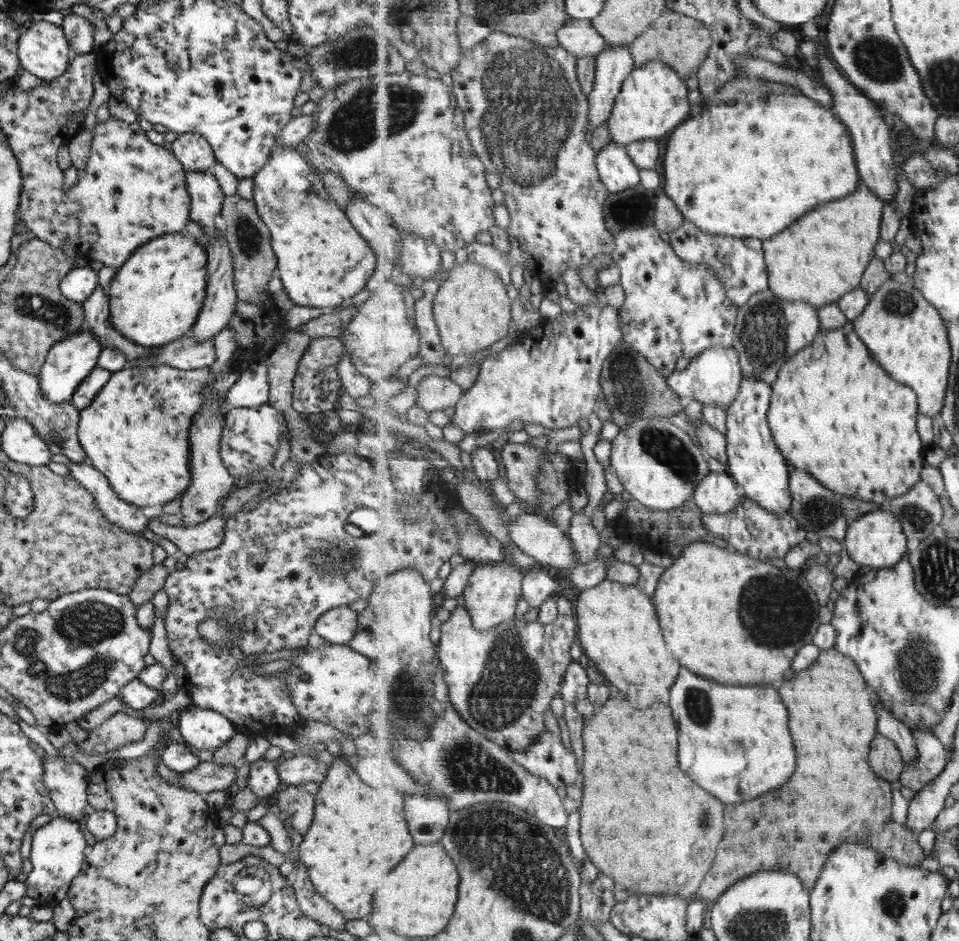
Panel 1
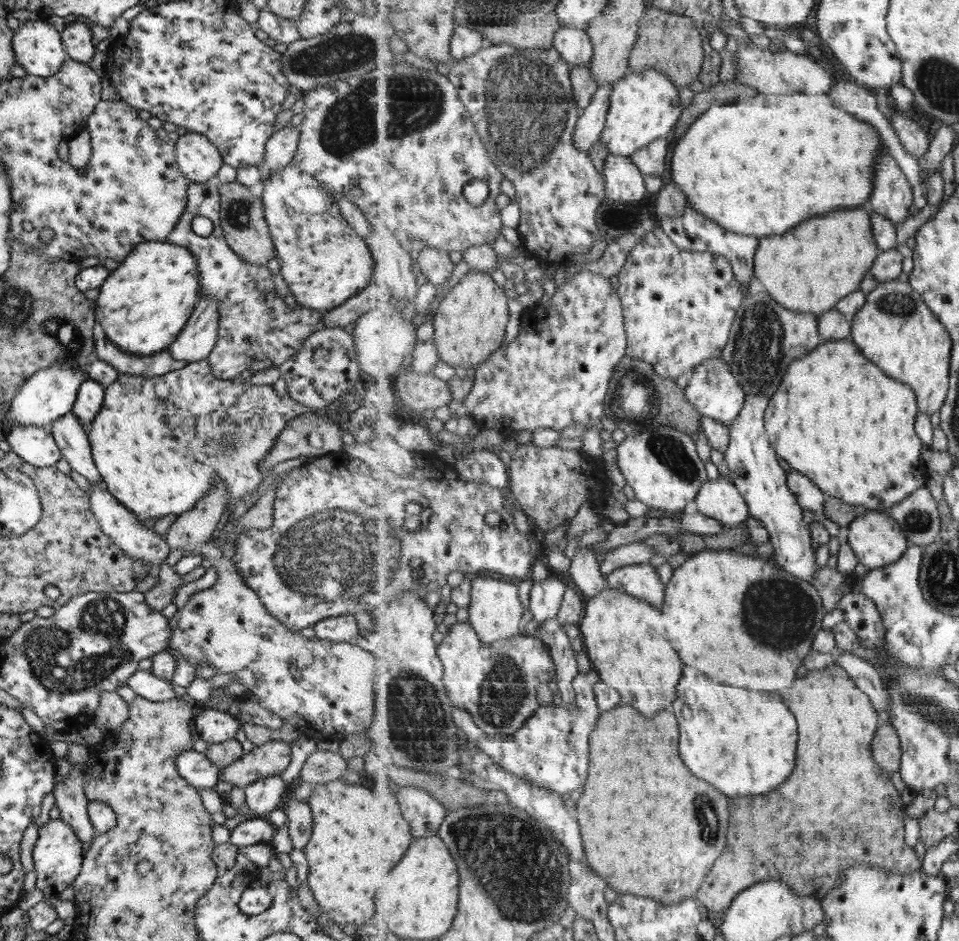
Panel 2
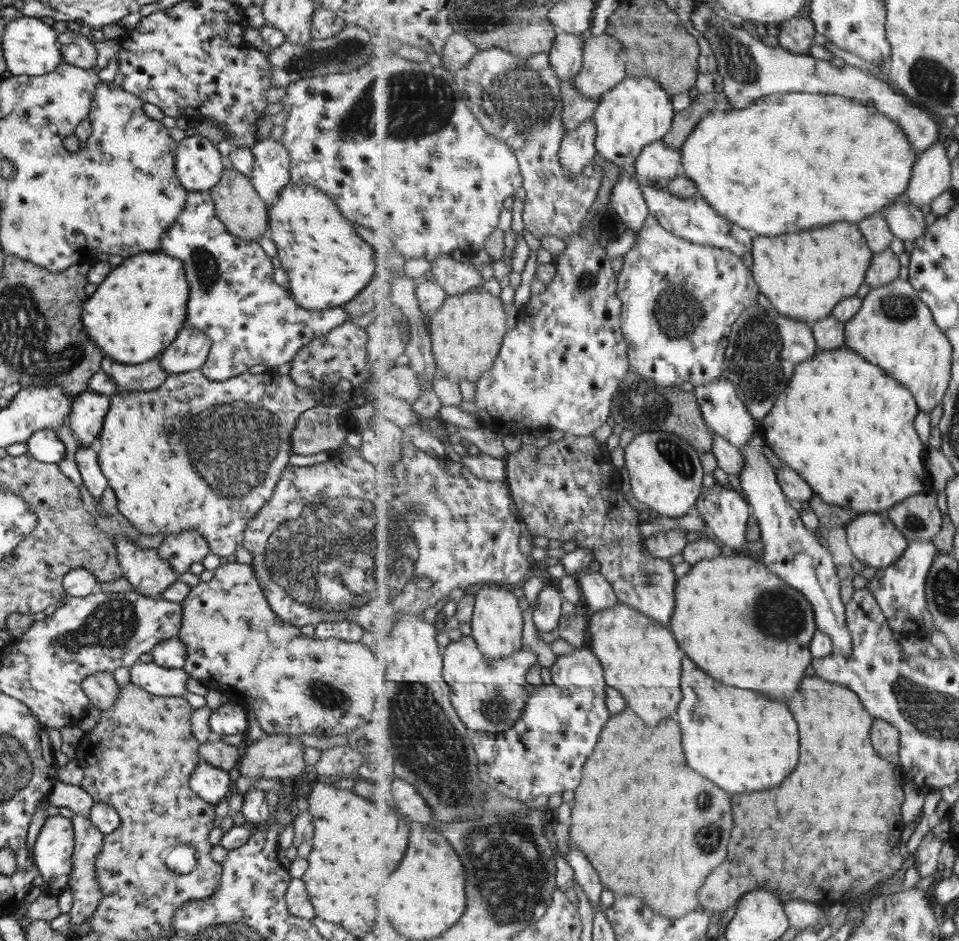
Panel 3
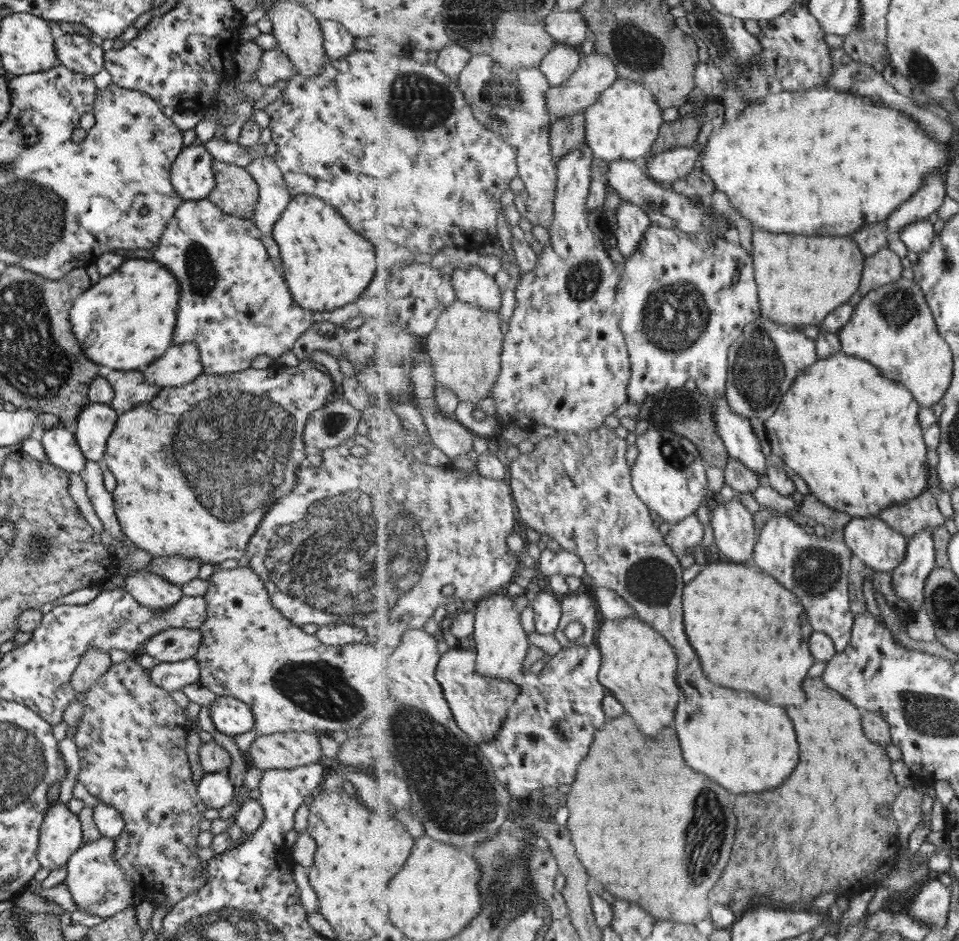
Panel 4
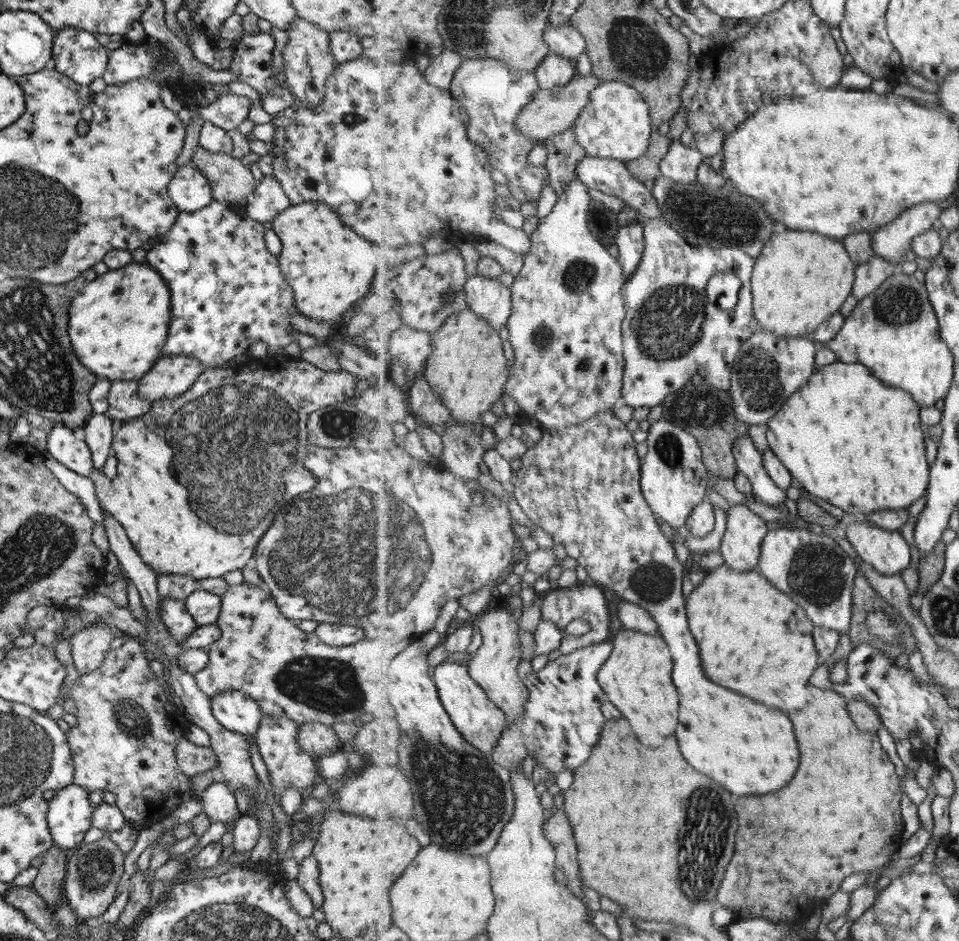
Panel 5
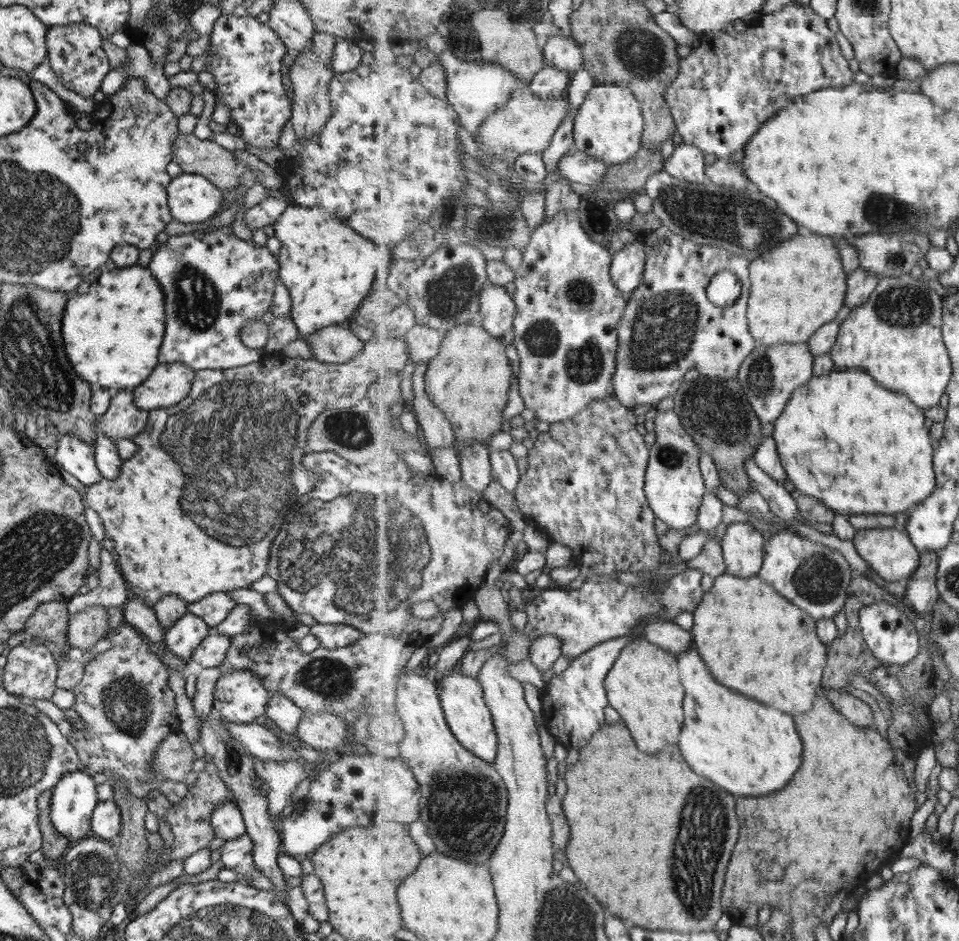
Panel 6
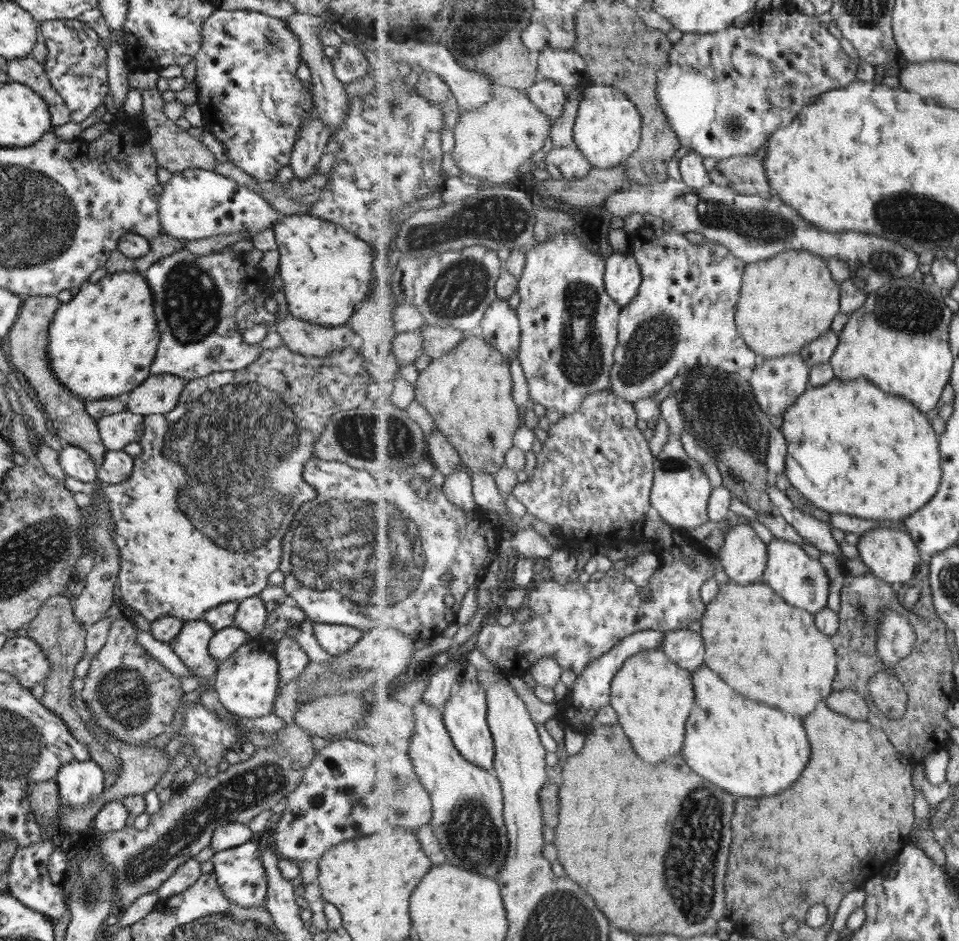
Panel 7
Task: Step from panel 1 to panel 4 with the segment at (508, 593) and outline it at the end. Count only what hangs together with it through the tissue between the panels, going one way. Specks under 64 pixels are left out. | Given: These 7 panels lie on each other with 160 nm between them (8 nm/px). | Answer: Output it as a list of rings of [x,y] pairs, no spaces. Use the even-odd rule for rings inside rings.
[[[504,591],[497,592],[473,605],[476,613],[475,649],[478,652],[476,671],[482,675],[511,681],[515,674],[523,672],[523,660],[529,650],[529,638],[521,626],[521,614],[513,606],[513,598]]]

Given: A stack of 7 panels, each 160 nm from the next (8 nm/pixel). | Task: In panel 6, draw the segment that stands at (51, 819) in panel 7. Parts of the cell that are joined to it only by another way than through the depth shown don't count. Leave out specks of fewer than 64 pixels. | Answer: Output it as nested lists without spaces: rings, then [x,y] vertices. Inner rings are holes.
[[[48,789],[41,792],[41,795],[37,797],[38,825],[42,836],[41,852],[46,860],[55,861],[53,866],[47,866],[49,868],[55,868],[55,864],[58,863],[61,856],[69,847],[70,842],[65,836],[61,836],[51,824],[49,818],[49,803],[52,790]]]

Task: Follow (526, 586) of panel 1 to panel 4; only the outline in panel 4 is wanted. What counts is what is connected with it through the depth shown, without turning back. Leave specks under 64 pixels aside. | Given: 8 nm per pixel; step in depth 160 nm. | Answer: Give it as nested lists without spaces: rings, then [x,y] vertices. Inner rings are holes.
[[[542,589],[532,596],[534,624],[537,633],[555,634],[562,617],[562,602],[553,592]]]

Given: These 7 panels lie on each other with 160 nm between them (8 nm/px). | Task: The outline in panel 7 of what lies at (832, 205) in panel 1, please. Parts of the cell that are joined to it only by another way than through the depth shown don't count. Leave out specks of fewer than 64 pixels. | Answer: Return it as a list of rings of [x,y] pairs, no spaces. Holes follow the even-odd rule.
[[[789,250],[780,252],[771,259],[746,265],[741,298],[737,302],[736,323],[749,348],[752,348],[760,359],[800,353],[802,348],[832,328],[835,317],[841,313],[841,282],[832,275],[828,261],[811,251]]]

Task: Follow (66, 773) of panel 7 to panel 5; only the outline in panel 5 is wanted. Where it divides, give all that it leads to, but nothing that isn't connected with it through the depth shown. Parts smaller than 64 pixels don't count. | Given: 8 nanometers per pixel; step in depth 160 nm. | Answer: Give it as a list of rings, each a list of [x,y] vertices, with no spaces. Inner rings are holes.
[[[66,785],[47,801],[46,823],[52,844],[73,850],[90,827],[94,806],[87,800],[87,791],[77,785]]]

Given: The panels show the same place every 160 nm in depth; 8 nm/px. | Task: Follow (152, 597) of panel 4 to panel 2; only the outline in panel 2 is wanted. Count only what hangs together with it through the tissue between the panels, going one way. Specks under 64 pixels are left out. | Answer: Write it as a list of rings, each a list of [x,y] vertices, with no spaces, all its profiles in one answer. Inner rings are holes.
[[[103,481],[93,483],[91,486],[91,492],[89,492],[88,502],[90,512],[93,514],[97,525],[107,538],[109,538],[111,544],[115,544],[123,554],[133,557],[134,559],[143,561],[143,564],[149,566],[147,574],[157,575],[157,570],[162,560],[169,554],[169,546],[163,539],[163,536],[155,534],[152,528],[147,528],[137,520],[138,518],[131,514],[129,510],[123,508],[121,504],[114,500],[111,493],[106,489],[106,484]]]

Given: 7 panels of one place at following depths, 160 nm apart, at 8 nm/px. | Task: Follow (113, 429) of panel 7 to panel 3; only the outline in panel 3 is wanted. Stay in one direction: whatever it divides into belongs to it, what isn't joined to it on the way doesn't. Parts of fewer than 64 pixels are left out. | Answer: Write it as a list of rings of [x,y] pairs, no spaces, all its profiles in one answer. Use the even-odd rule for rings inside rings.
[[[105,355],[102,356],[100,369],[116,384],[117,389],[125,391],[148,391],[157,388],[168,374],[153,358],[141,364],[121,364]]]

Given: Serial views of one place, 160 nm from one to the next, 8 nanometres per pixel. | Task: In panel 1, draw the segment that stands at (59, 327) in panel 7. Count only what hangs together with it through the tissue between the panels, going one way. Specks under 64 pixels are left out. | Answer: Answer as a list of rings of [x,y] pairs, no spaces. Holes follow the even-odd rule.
[[[183,232],[161,235],[137,247],[124,263],[114,269],[107,290],[107,308],[112,327],[140,347],[161,347],[186,335],[199,314],[205,296],[206,253]]]

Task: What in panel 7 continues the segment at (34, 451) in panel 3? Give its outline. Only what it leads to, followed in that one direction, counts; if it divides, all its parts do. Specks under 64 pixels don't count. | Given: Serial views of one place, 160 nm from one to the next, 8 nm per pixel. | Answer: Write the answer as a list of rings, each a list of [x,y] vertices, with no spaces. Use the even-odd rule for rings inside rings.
[[[73,445],[61,447],[58,452],[58,463],[66,476],[70,476],[82,483],[97,481],[96,466],[82,448]]]

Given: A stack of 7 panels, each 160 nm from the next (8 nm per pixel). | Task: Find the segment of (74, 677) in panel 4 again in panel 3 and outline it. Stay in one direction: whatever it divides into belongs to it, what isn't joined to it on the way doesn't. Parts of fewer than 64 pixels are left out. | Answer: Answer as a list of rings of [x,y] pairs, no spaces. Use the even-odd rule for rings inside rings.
[[[111,672],[90,674],[81,681],[81,688],[88,701],[100,711],[111,708],[118,697],[118,684]]]

